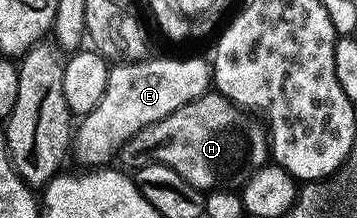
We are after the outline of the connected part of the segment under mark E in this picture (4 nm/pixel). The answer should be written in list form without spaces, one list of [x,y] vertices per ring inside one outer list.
[[[154,57],[111,65],[109,83],[101,103],[78,122],[73,133],[73,157],[83,167],[103,167],[116,156],[122,145],[137,131],[165,119],[177,107],[185,107],[193,99],[212,88],[211,67],[199,57]]]

